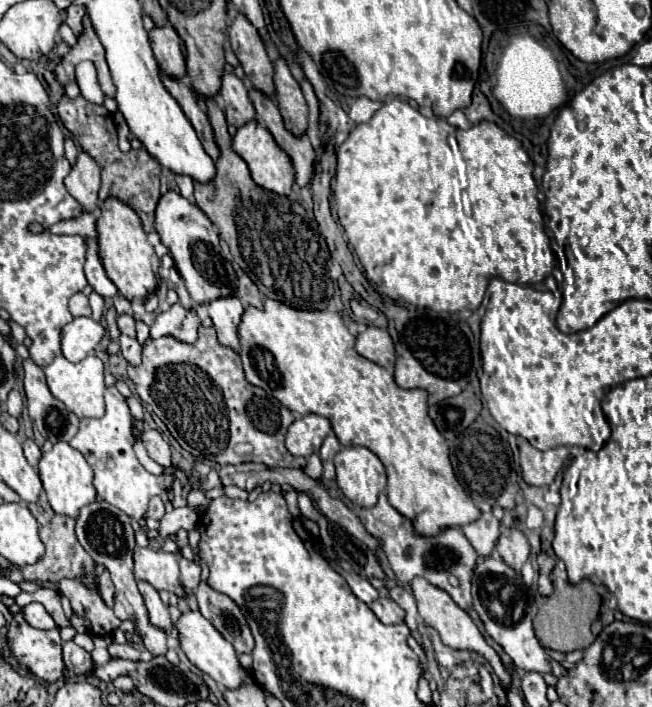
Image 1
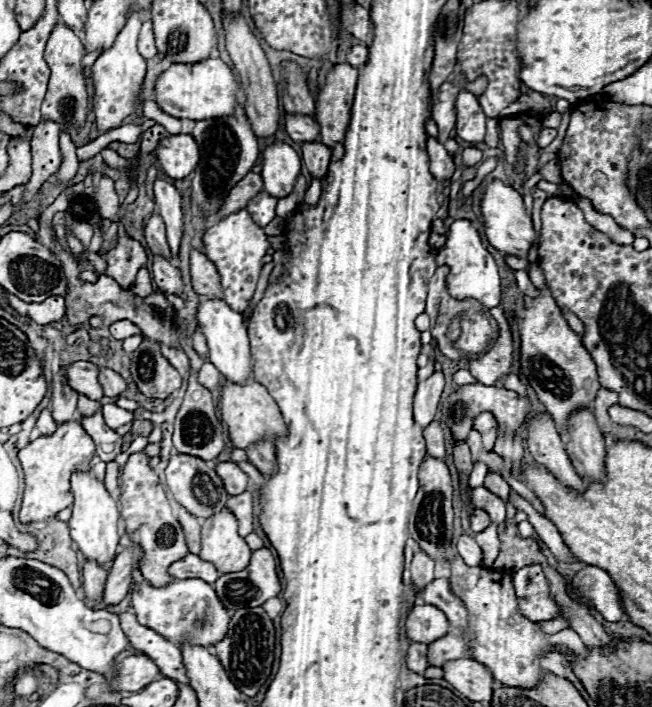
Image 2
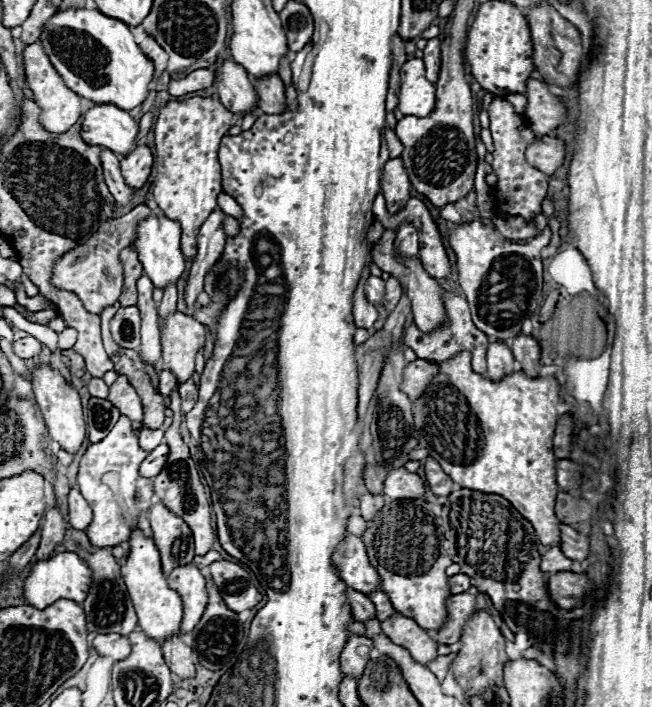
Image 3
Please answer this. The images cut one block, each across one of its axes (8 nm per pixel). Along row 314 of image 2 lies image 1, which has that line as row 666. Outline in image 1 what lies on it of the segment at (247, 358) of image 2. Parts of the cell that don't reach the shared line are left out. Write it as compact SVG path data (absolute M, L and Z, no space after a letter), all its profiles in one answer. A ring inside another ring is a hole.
M200 612L182 614L176 626L180 632L180 646L192 664L196 664L204 674L214 678L214 682L226 690L236 690L244 684L246 670L240 666L234 646Z

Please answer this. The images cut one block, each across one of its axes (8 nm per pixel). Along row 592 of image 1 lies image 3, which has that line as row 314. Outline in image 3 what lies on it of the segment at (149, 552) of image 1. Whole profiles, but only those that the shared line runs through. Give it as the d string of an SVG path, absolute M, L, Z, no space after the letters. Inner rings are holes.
M172 314L162 326L162 358L170 366L178 382L186 382L194 374L194 358L206 344L206 330L200 322L186 314Z

